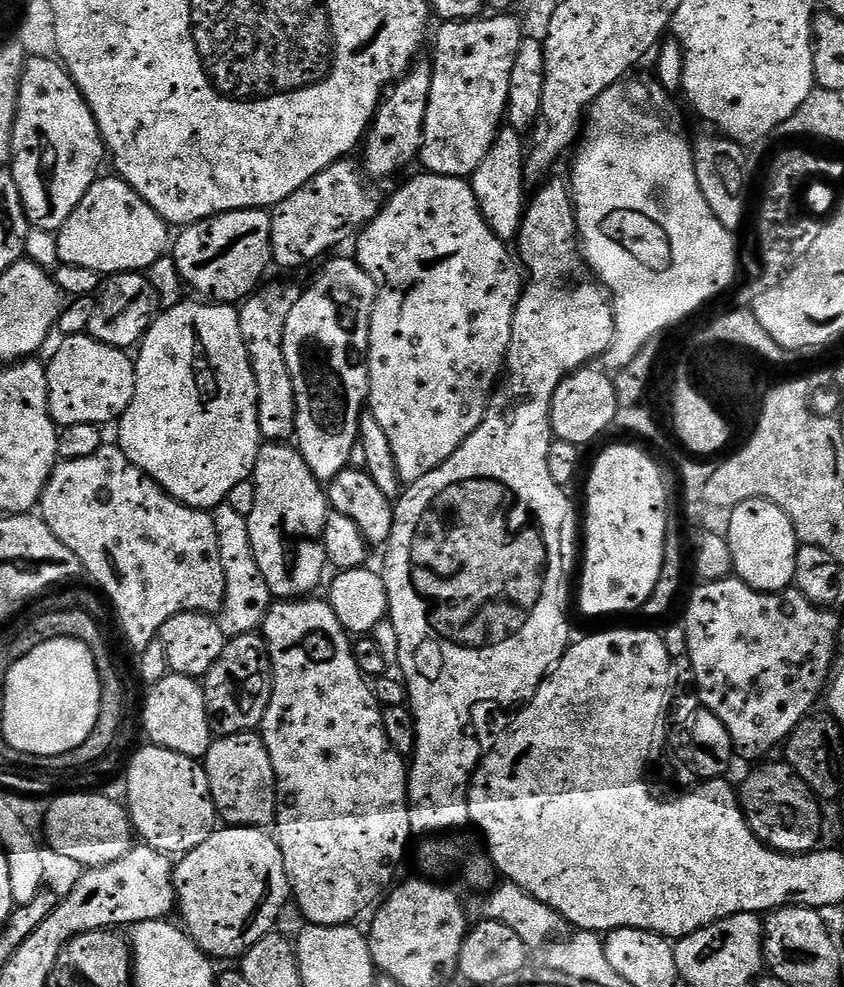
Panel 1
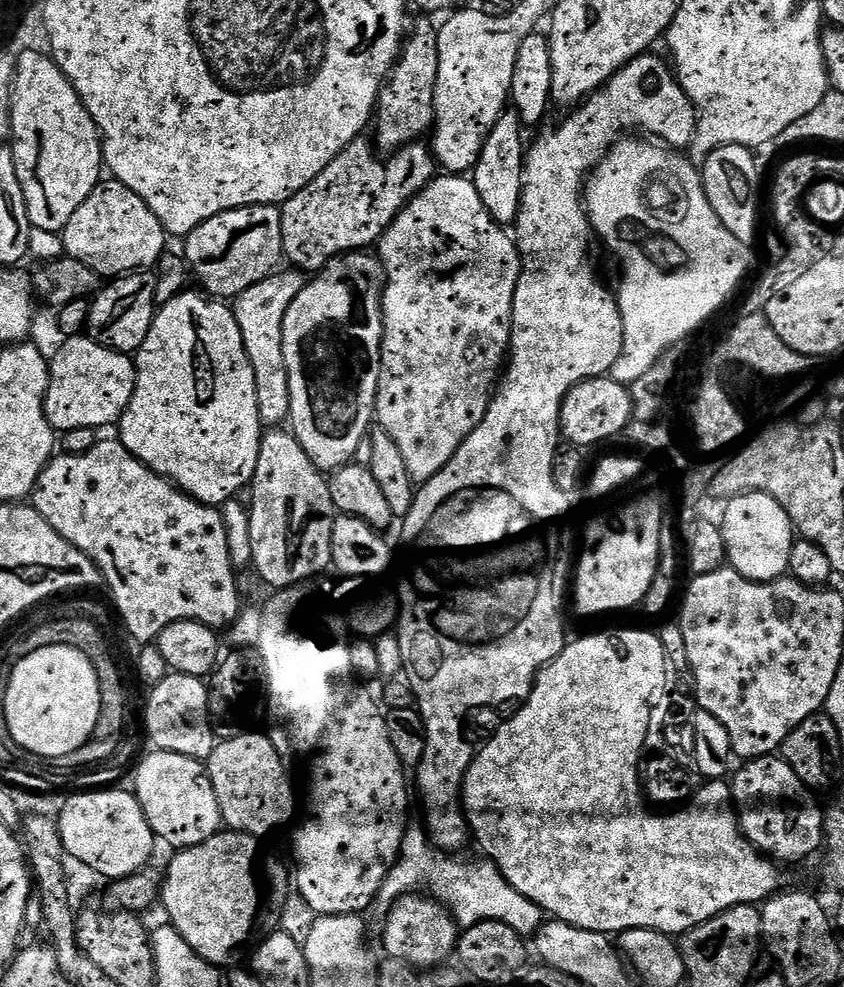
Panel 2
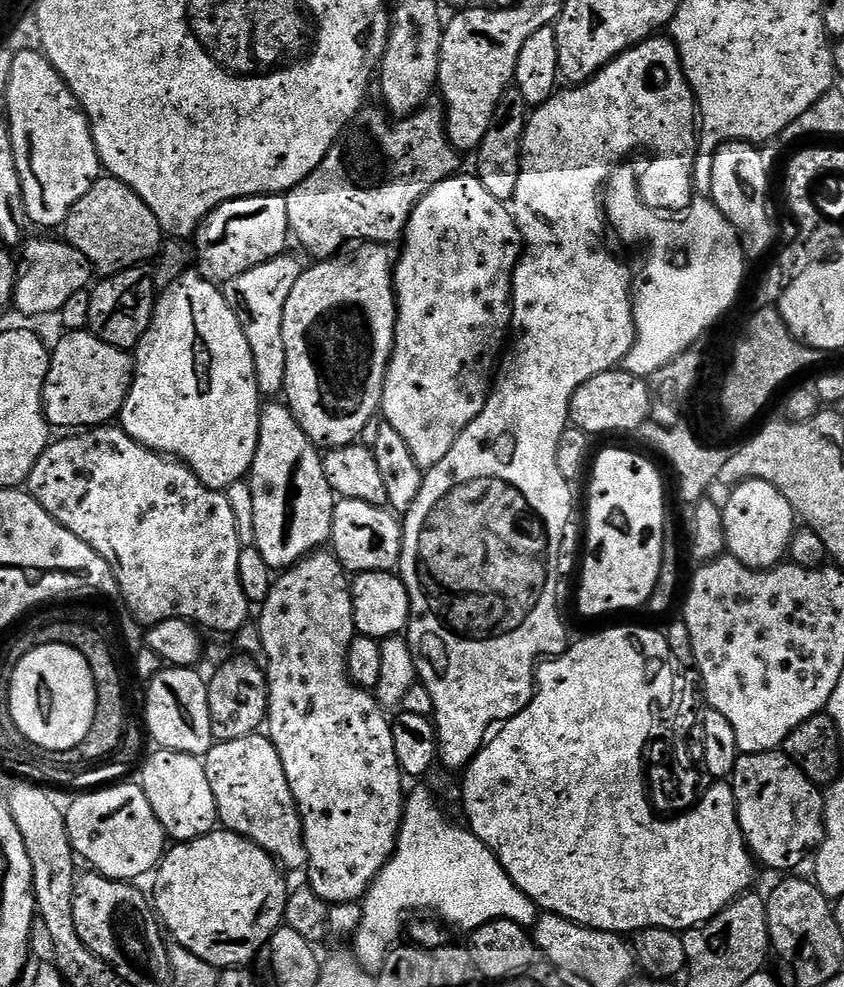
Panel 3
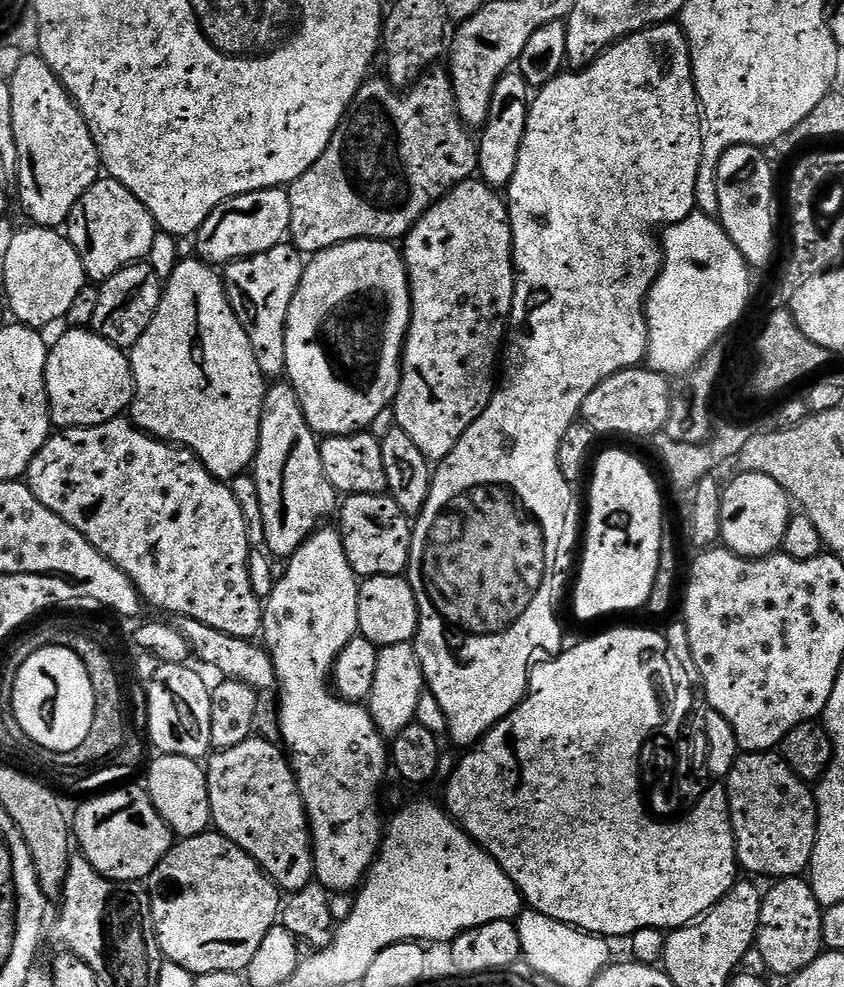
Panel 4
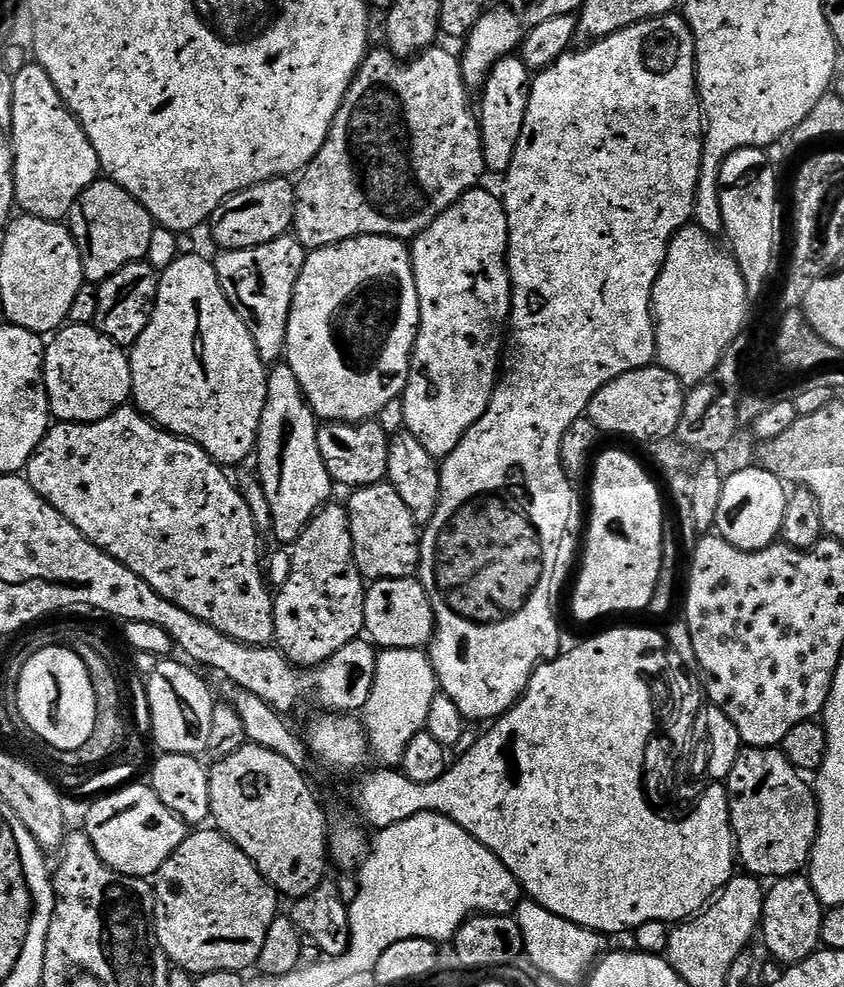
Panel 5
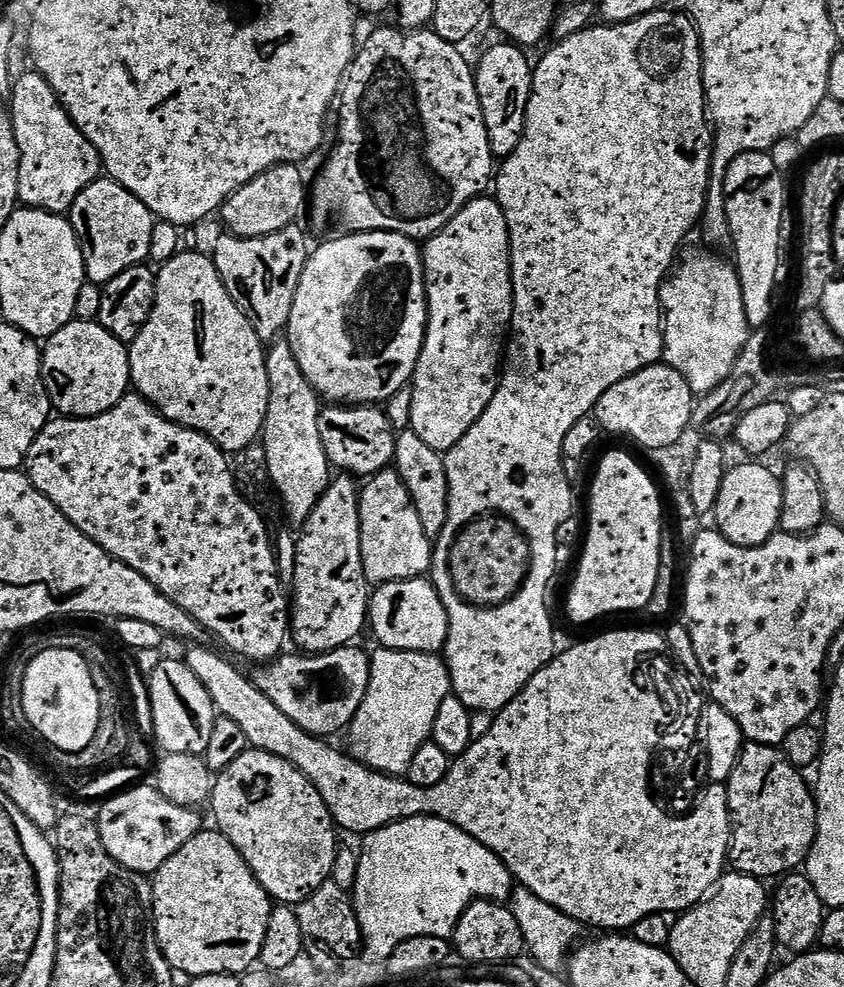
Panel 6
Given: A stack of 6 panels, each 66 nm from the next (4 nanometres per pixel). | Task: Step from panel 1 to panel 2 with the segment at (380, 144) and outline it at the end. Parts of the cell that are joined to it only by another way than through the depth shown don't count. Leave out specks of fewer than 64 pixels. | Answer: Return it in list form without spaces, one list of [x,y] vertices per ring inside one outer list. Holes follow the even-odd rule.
[[[422,18],[422,19],[426,20],[420,20],[417,22],[416,25],[414,25],[415,23],[413,23],[411,25],[410,31],[407,33],[407,35],[405,35],[404,43],[400,49],[400,57],[397,58],[395,64],[393,64],[392,70],[388,74],[388,79],[385,80],[384,82],[384,87],[380,89],[380,98],[379,100],[376,101],[376,110],[374,113],[374,128],[376,124],[376,136],[374,135],[374,140],[375,143],[379,145],[381,149],[383,149],[382,147],[384,147],[386,150],[385,153],[388,154],[397,152],[398,149],[403,148],[405,144],[410,144],[419,141],[421,137],[423,137],[420,135],[422,135],[423,132],[425,135],[425,133],[427,133],[429,129],[431,129],[432,125],[435,124],[436,122],[436,107],[434,106],[434,90],[438,86],[438,28],[435,23],[432,25],[431,22],[428,21],[431,19],[428,18]]]

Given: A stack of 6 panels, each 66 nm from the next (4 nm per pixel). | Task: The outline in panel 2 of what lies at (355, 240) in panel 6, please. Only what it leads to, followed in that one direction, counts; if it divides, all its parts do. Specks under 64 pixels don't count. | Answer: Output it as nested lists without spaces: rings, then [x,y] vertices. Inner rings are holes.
[[[353,250],[313,275],[316,277],[311,277],[298,298],[290,302],[282,326],[282,354],[286,354],[286,374],[290,374],[290,432],[321,470],[338,469],[349,463],[359,448],[361,451],[376,414],[380,352],[384,348],[382,265],[375,255],[364,255],[368,254]]]

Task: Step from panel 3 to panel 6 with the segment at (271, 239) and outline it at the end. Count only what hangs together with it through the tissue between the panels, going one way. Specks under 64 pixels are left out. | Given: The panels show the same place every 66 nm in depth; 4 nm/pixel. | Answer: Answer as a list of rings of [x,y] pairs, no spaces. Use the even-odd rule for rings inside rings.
[[[295,163],[279,164],[239,188],[218,213],[228,227],[225,229],[234,236],[260,238],[297,223],[300,211],[306,208],[306,188],[304,192],[304,176],[296,168]]]

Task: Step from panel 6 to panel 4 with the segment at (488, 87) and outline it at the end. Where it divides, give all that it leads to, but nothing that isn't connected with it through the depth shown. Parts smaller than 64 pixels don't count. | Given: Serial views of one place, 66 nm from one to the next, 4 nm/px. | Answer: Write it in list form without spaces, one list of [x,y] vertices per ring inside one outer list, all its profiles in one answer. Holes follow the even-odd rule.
[[[509,72],[495,84],[491,95],[490,112],[477,141],[477,171],[492,188],[507,187],[518,166],[518,152],[525,137],[526,118],[530,103],[528,83],[518,72]]]

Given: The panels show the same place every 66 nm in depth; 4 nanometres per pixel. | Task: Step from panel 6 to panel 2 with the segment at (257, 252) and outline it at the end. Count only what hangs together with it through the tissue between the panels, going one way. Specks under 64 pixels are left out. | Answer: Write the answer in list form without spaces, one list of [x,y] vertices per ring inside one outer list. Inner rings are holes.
[[[277,270],[271,276],[254,282],[234,298],[234,311],[250,366],[254,366],[254,394],[258,394],[258,414],[261,425],[280,426],[289,419],[290,374],[286,374],[286,354],[282,354],[282,326],[290,302],[304,289],[306,276],[303,271]]]

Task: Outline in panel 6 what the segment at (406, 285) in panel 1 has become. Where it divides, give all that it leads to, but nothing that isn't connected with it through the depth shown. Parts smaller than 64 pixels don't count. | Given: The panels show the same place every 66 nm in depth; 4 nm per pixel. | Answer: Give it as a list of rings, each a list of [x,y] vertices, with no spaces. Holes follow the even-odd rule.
[[[481,194],[462,210],[458,210],[458,214],[454,214],[454,218],[443,230],[437,232],[435,236],[428,237],[422,251],[424,253],[424,284],[428,287],[428,329],[422,346],[422,354],[418,358],[416,372],[410,381],[410,393],[412,392],[410,431],[418,434],[418,438],[422,438],[422,442],[427,442],[434,450],[447,454],[454,446],[458,446],[458,442],[462,442],[462,438],[466,438],[466,430],[470,430],[470,426],[474,426],[474,422],[482,418],[482,410],[490,406],[490,398],[494,398],[496,385],[499,384],[502,375],[502,341],[509,335],[512,323],[512,250],[508,246],[506,214],[496,199],[491,195]]]

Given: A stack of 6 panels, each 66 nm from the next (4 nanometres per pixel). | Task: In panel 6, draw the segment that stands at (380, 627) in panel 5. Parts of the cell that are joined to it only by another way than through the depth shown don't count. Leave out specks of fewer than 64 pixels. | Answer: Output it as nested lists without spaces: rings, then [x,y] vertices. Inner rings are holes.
[[[431,579],[399,580],[381,584],[368,601],[368,624],[381,648],[403,652],[439,653],[448,637],[448,615]]]

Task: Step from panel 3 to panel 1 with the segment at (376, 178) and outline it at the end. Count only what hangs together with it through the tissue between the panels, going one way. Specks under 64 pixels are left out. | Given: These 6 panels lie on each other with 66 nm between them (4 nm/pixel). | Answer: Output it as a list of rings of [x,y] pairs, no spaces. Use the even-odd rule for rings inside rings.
[[[352,158],[335,160],[326,170],[322,170],[310,182],[306,182],[306,186],[294,190],[294,194],[290,194],[290,198],[277,204],[270,212],[273,261],[284,268],[300,268],[303,264],[318,259],[319,256],[327,257],[329,255],[327,252],[331,248],[338,247],[351,232],[359,233],[376,217],[378,211],[376,196],[368,189],[367,183],[369,184],[369,181],[366,179],[365,173],[358,167],[357,161],[355,164]]]

